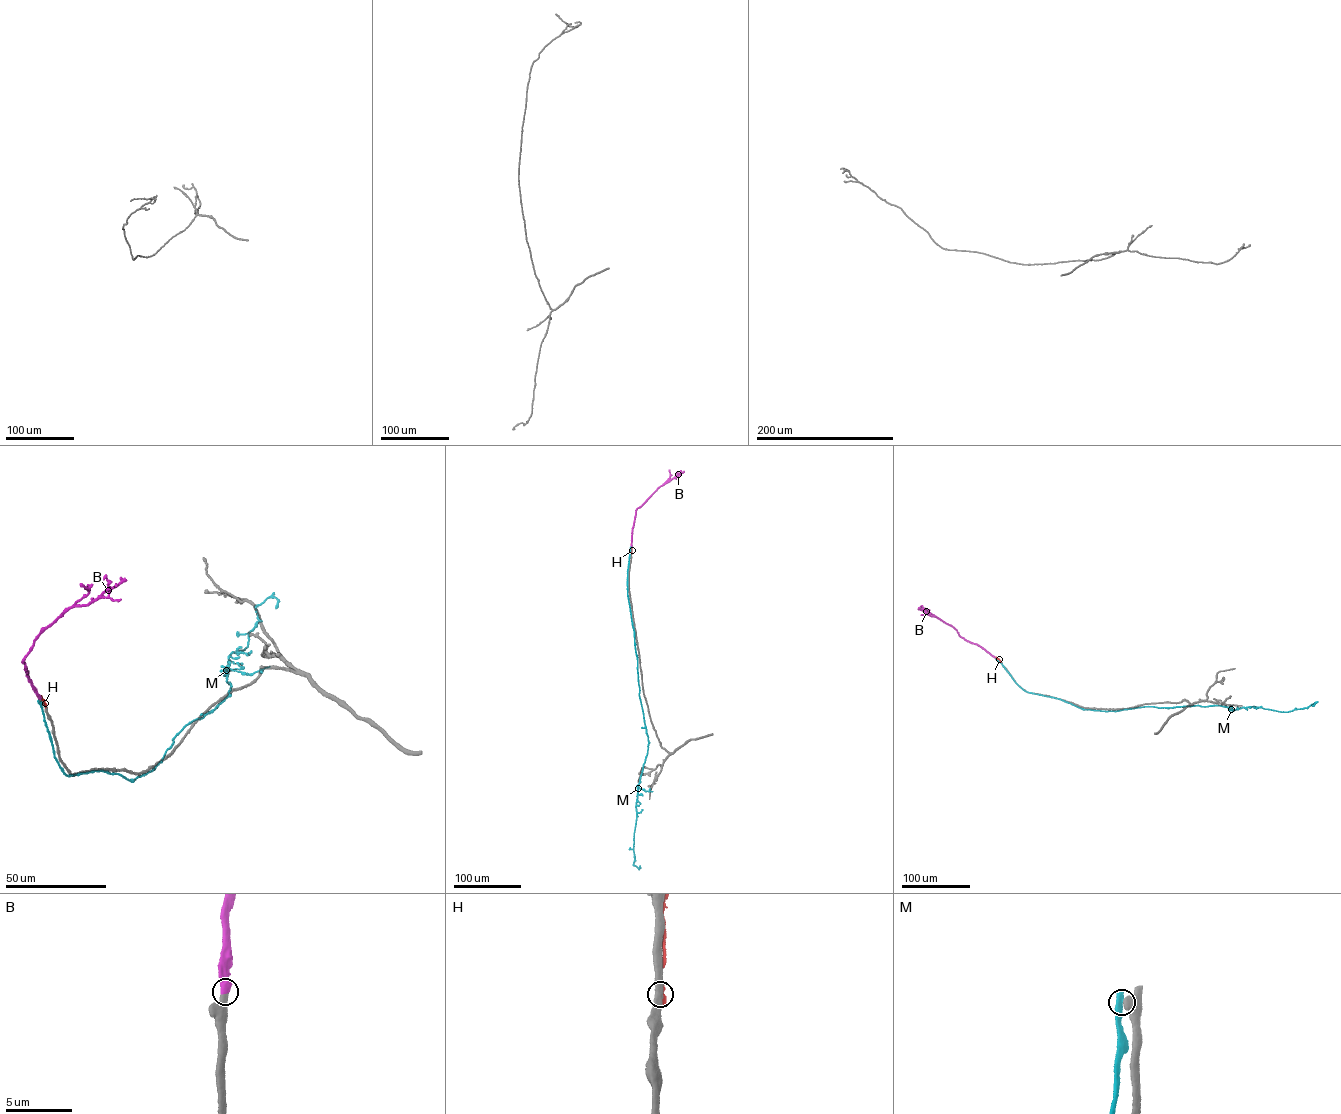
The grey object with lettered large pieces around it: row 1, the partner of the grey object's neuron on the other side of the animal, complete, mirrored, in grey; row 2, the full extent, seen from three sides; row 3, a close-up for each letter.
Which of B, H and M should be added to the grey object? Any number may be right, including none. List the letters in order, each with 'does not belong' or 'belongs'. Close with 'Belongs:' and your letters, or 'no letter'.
B: belongs
H: does not belong
M: does not belong
Belongs: B

